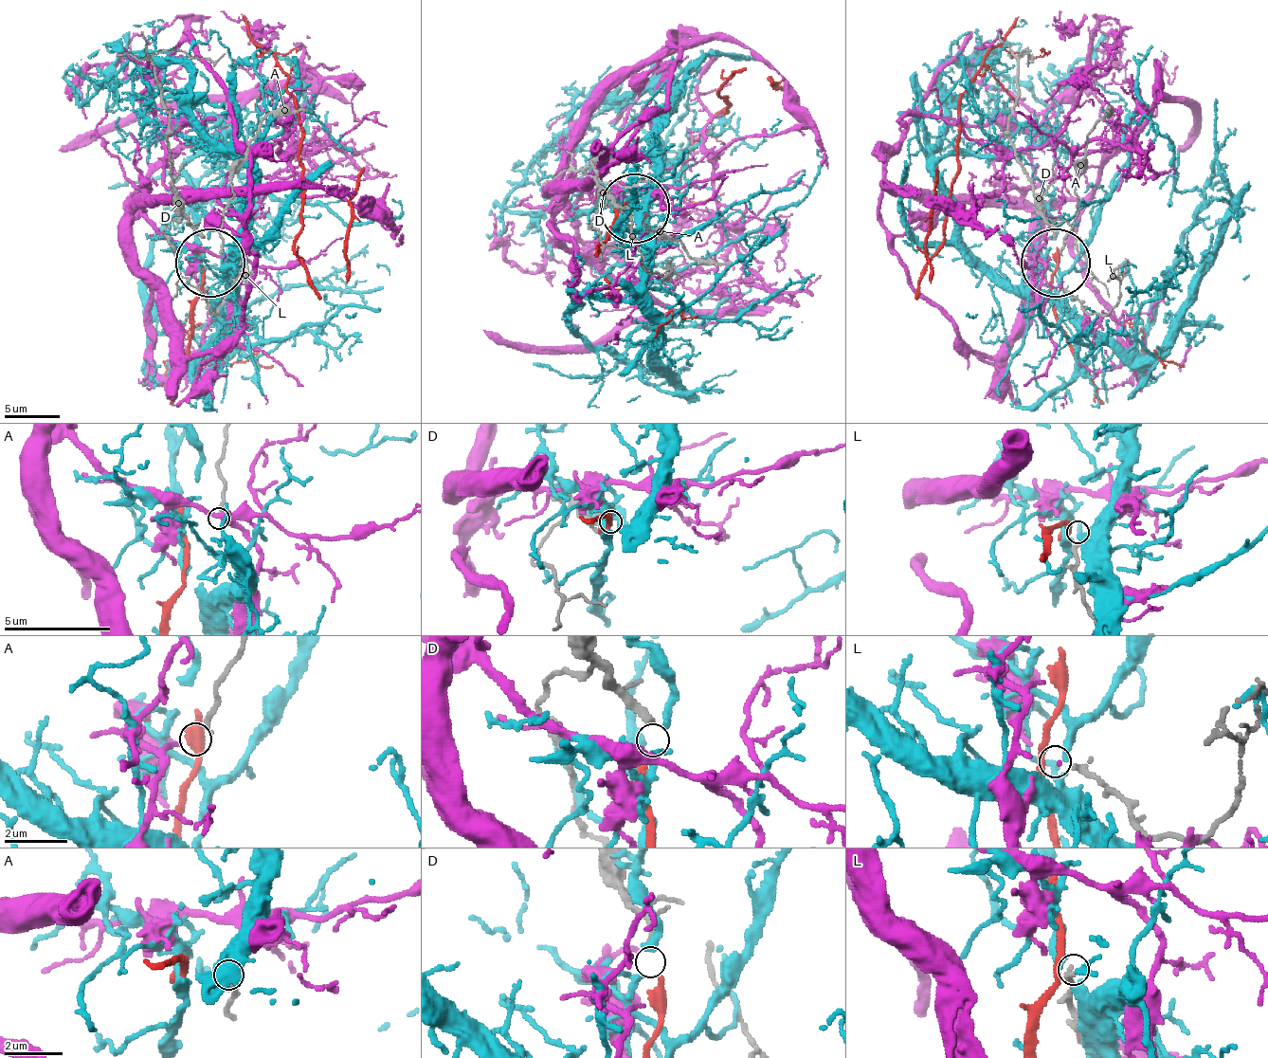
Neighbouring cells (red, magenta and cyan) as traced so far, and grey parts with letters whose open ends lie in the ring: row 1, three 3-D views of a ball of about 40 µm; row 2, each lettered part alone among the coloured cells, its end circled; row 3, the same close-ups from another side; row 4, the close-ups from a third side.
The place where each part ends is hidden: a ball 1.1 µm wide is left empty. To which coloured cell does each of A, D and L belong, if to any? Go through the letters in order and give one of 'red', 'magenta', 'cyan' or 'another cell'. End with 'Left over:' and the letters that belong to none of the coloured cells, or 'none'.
A: another cell
D: red
L: another cell
Left over: A, L

